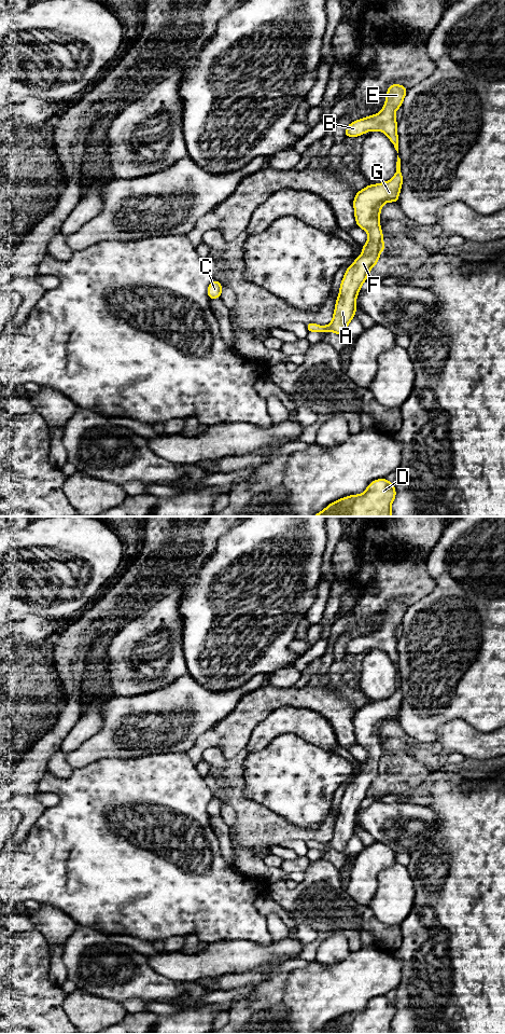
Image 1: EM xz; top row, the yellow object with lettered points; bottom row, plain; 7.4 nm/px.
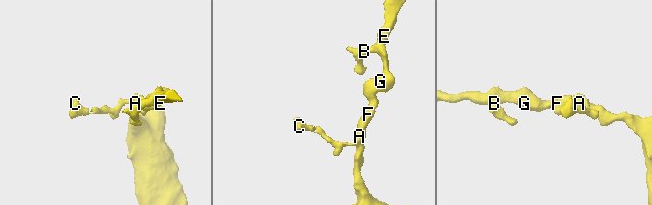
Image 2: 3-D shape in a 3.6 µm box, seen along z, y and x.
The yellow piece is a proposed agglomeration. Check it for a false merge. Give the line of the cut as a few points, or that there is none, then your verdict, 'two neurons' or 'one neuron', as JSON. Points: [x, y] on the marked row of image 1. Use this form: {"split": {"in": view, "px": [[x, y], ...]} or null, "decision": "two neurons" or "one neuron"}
{"split": null, "decision": "one neuron"}

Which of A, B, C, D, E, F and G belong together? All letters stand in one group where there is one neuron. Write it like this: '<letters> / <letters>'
A B C D E F G

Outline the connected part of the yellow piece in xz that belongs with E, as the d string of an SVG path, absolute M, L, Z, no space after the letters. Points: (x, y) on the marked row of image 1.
M394 83L390 85L381 112L350 123L345 130L345 137L357 137L366 132L379 130L389 137L398 153L395 111L402 107L407 92L407 88L401 84Z

